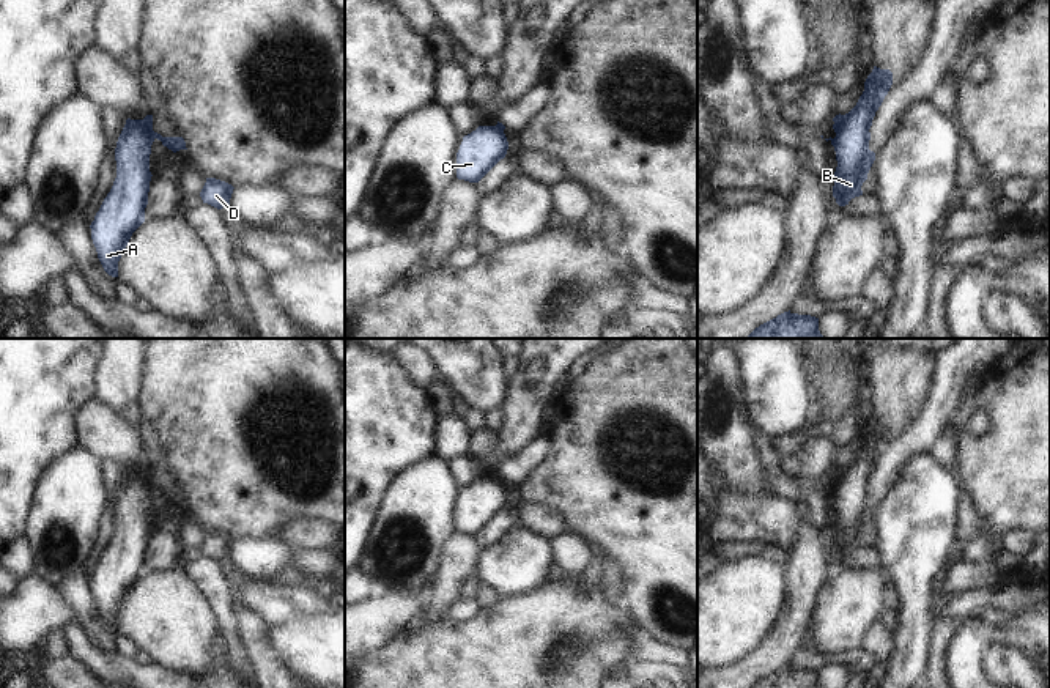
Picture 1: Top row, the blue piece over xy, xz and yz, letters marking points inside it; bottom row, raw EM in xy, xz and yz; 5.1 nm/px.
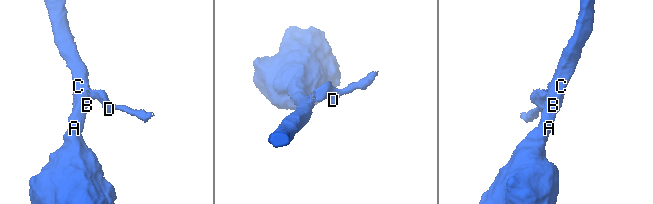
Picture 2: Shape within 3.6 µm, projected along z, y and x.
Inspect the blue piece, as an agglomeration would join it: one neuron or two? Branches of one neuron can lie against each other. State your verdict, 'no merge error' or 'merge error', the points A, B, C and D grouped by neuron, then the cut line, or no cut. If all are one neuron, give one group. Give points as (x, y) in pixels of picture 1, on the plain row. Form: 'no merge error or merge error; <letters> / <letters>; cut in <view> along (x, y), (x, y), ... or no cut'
merge error; A B C / D; cut in xy along (144, 471), (155, 490)

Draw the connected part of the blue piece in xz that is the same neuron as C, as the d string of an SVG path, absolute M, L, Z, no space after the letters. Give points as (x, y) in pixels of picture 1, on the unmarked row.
M479 479L463 490L457 505L457 531L479 535L501 512L505 510L508 494L504 482Z

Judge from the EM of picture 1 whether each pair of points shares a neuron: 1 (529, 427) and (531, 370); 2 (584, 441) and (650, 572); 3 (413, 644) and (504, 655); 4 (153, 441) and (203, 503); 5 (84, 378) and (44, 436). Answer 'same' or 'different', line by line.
1: same
2: same
3: same
4: different
5: same

